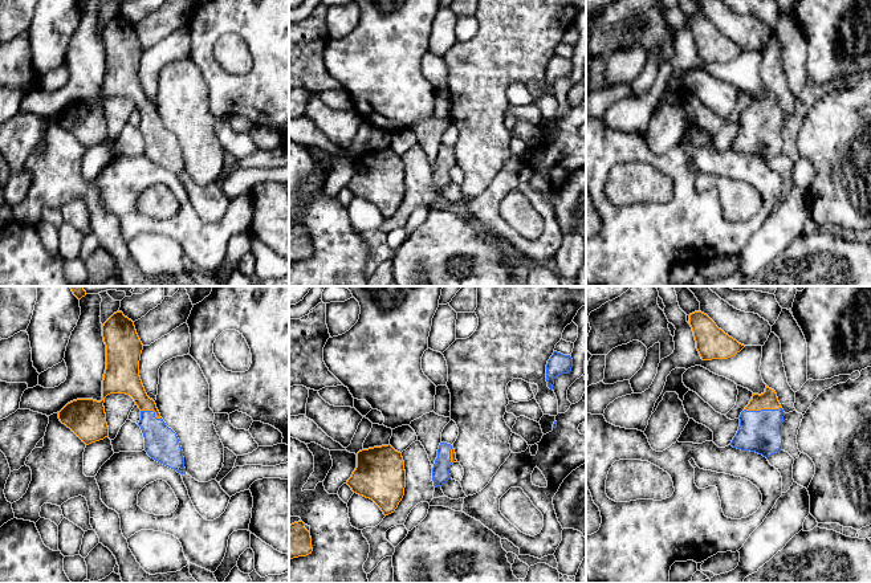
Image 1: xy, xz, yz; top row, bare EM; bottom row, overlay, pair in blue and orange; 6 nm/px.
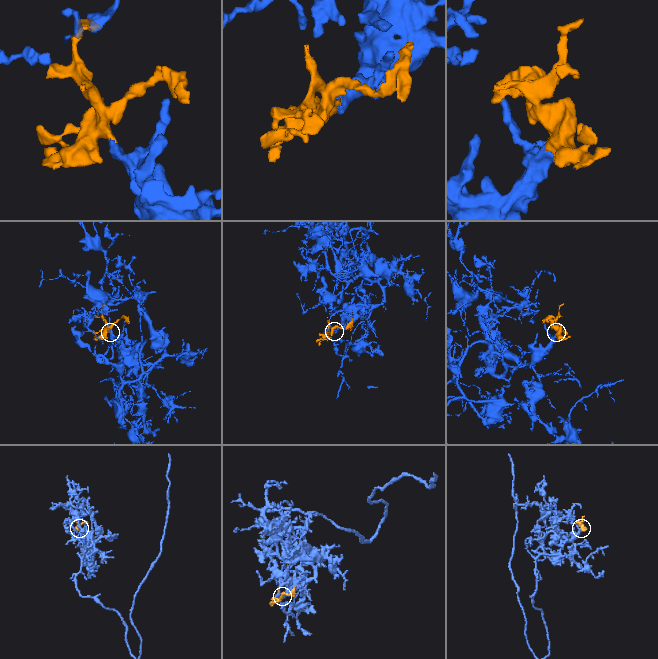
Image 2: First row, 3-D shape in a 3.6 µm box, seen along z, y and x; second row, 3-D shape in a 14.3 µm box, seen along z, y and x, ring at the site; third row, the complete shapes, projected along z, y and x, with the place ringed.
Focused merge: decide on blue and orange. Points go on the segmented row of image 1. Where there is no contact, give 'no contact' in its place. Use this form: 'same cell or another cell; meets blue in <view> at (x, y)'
same cell; meets blue in yz at (762, 410)

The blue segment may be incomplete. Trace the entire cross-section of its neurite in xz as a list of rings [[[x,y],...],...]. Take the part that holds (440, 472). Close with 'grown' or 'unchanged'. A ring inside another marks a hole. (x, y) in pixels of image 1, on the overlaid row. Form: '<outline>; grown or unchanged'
[[[440,443],[437,449],[437,457],[432,468],[432,481],[435,488],[441,486],[451,478],[451,465],[456,461],[457,460],[453,445]]]; grown

